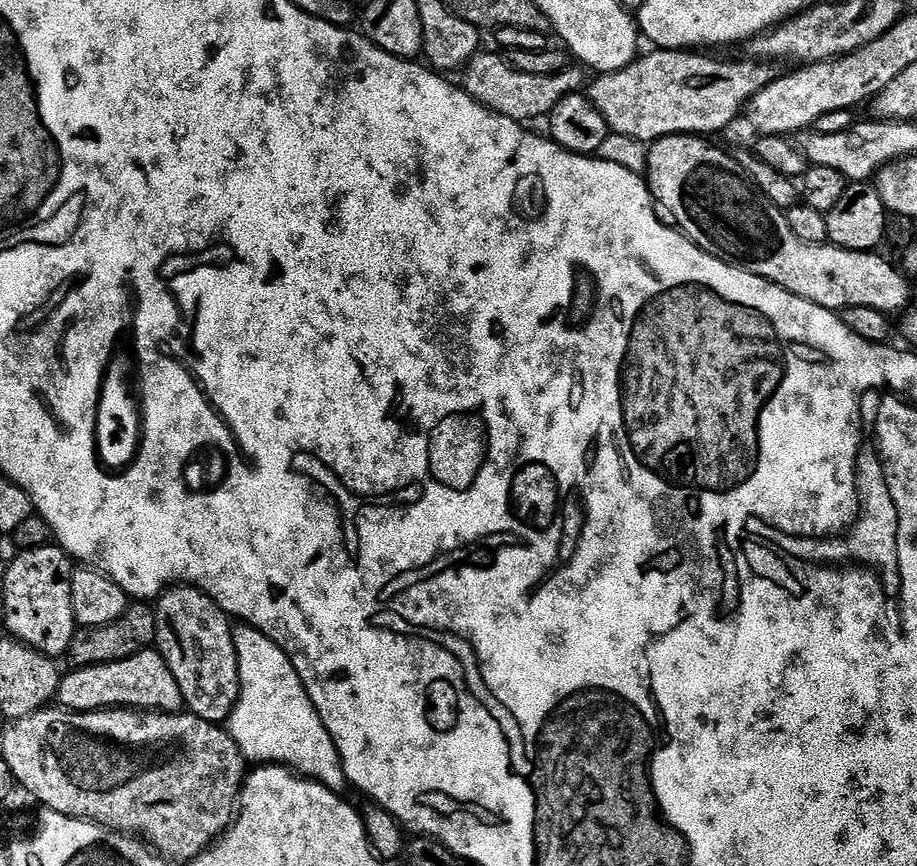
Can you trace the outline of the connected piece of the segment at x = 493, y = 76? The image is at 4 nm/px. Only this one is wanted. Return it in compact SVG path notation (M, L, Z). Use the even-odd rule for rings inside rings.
M481 50L472 57L469 64L464 65L462 87L491 112L497 112L498 115L517 122L529 122L528 120L536 120L539 116L540 119L547 117L552 108L558 106L558 102L562 102L562 98L579 93L585 87L585 73L579 67L575 67L569 66L562 72L555 72L553 76L526 74L513 68L505 57L503 60L492 52Z

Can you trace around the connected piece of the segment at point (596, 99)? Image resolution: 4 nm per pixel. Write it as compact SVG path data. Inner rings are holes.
M652 50L649 56L641 55L633 60L630 66L626 66L617 72L605 72L595 77L596 81L587 89L586 95L595 108L602 114L602 118L606 118L609 129L618 135L625 135L626 138L636 139L643 142L651 142L660 140L664 136L679 136L681 134L712 134L708 132L720 132L723 128L728 128L736 119L741 119L742 113L747 109L748 103L754 98L754 94L758 94L758 90L765 88L770 81L776 79L777 69L772 68L773 65L768 62L761 62L751 58L743 58L744 60L715 60L712 54L697 54L692 50Z

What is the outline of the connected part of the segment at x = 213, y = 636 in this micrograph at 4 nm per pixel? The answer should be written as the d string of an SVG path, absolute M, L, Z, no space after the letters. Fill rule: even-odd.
M172 586L155 601L155 647L164 655L184 695L191 715L223 725L240 697L240 667L234 646L233 621L204 592L191 586Z

